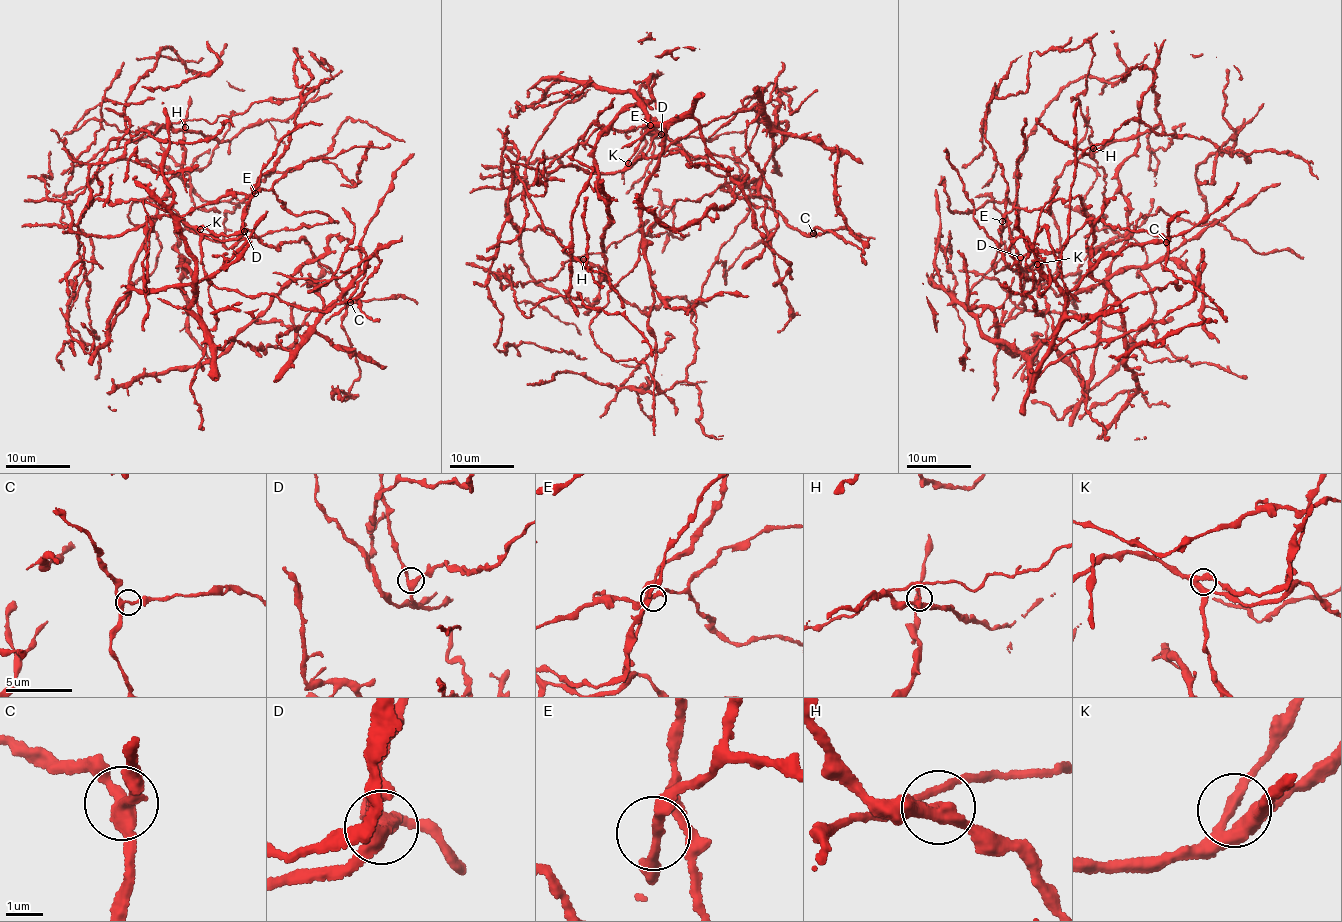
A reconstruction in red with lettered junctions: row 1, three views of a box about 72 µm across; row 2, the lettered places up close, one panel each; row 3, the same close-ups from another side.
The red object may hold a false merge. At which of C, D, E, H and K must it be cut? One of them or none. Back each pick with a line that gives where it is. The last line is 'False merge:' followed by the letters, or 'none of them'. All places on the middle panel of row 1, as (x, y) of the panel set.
H: at (583, 259)
False merge: H

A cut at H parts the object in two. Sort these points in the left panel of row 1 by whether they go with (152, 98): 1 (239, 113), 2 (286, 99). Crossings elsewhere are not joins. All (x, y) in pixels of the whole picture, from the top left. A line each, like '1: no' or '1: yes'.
1: no
2: no

